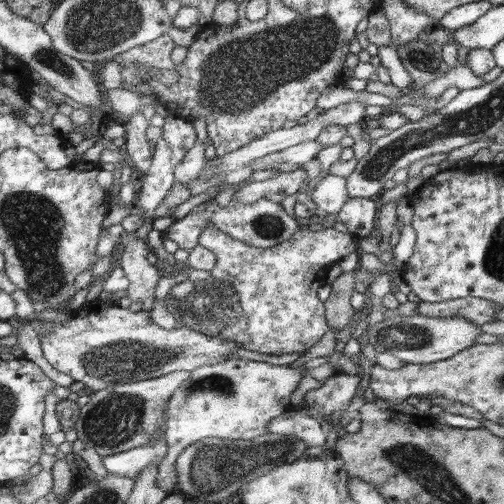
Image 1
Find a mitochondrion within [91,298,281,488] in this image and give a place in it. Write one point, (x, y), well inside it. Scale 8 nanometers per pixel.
(222, 387)

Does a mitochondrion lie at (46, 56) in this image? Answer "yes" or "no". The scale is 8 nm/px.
yes

